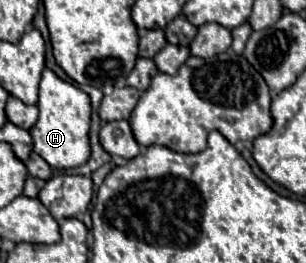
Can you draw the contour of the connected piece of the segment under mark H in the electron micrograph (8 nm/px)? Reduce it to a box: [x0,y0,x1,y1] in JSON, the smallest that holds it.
[31,69,91,169]

